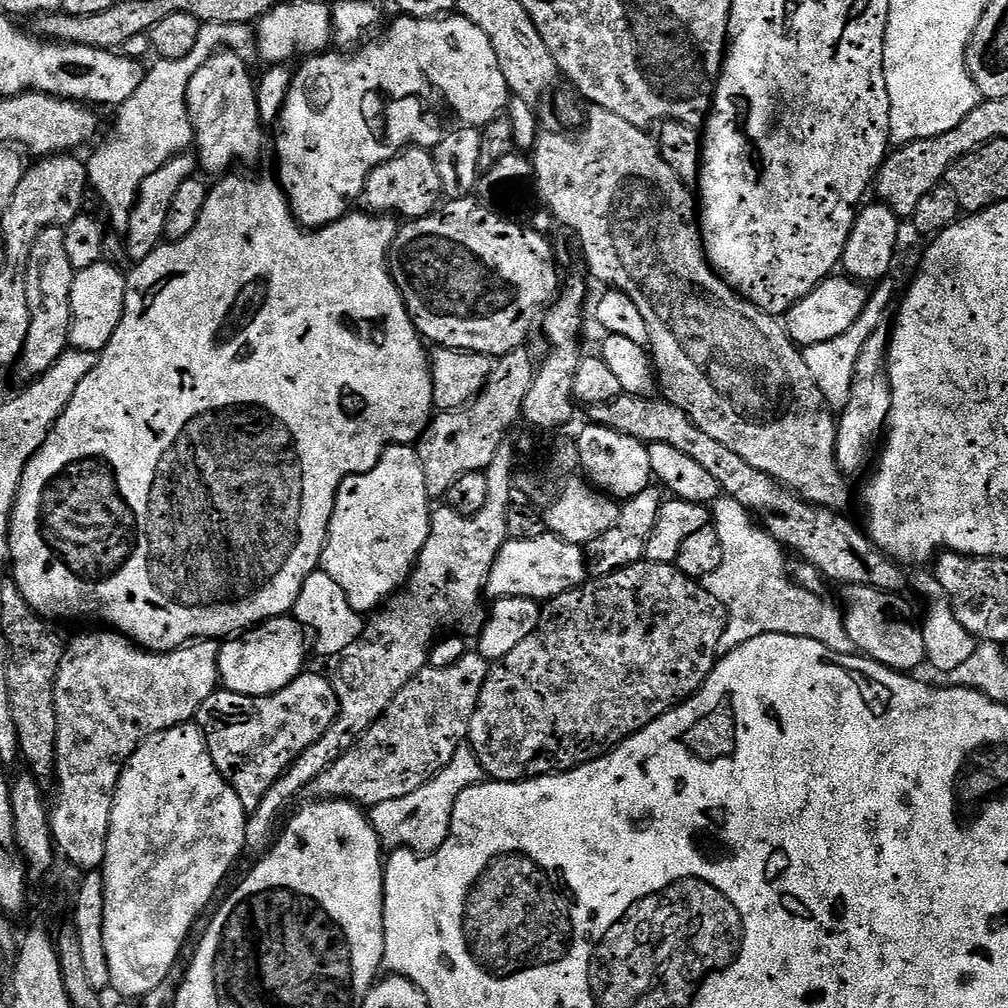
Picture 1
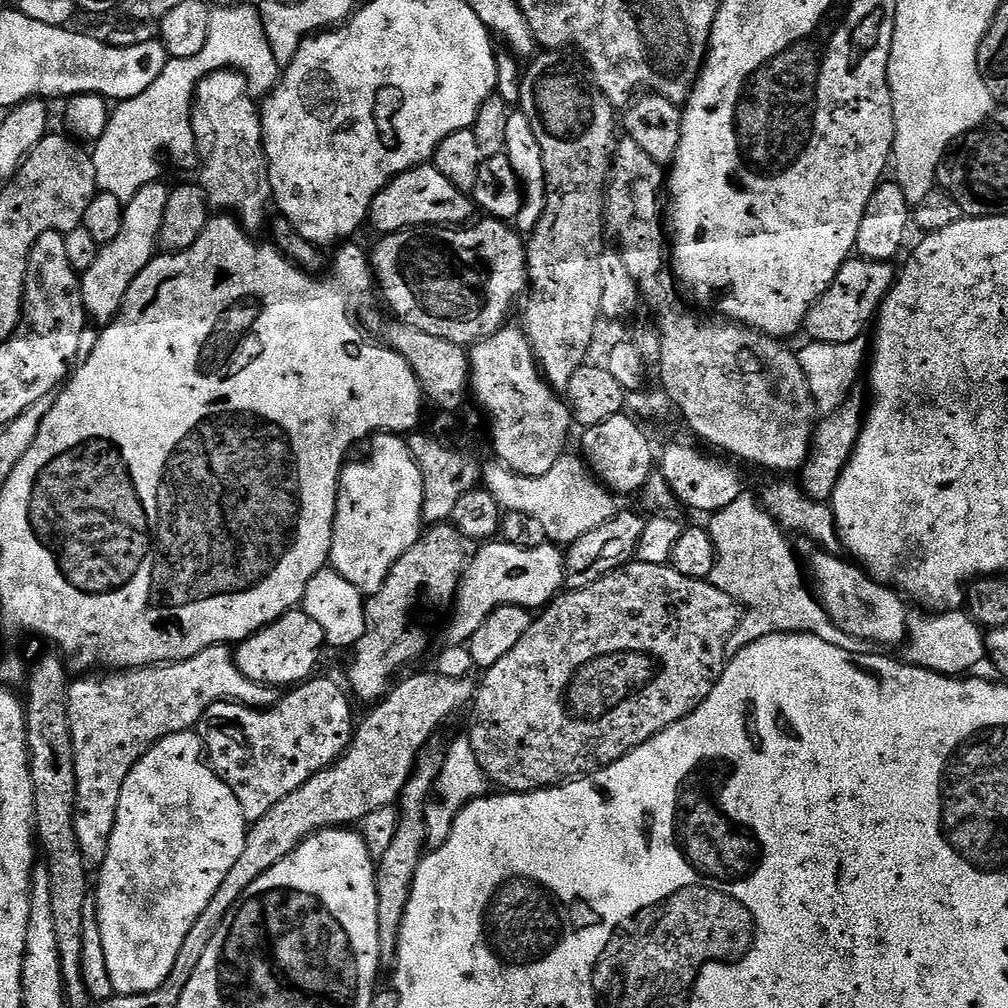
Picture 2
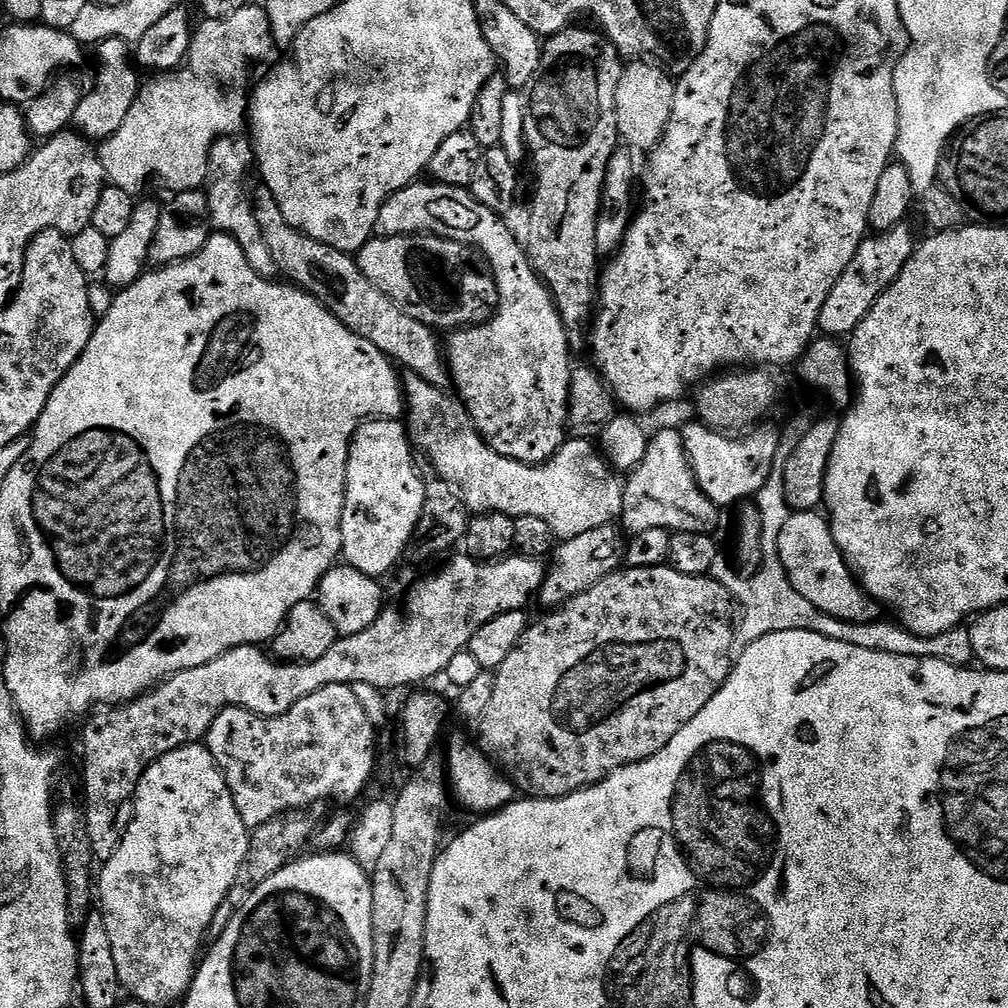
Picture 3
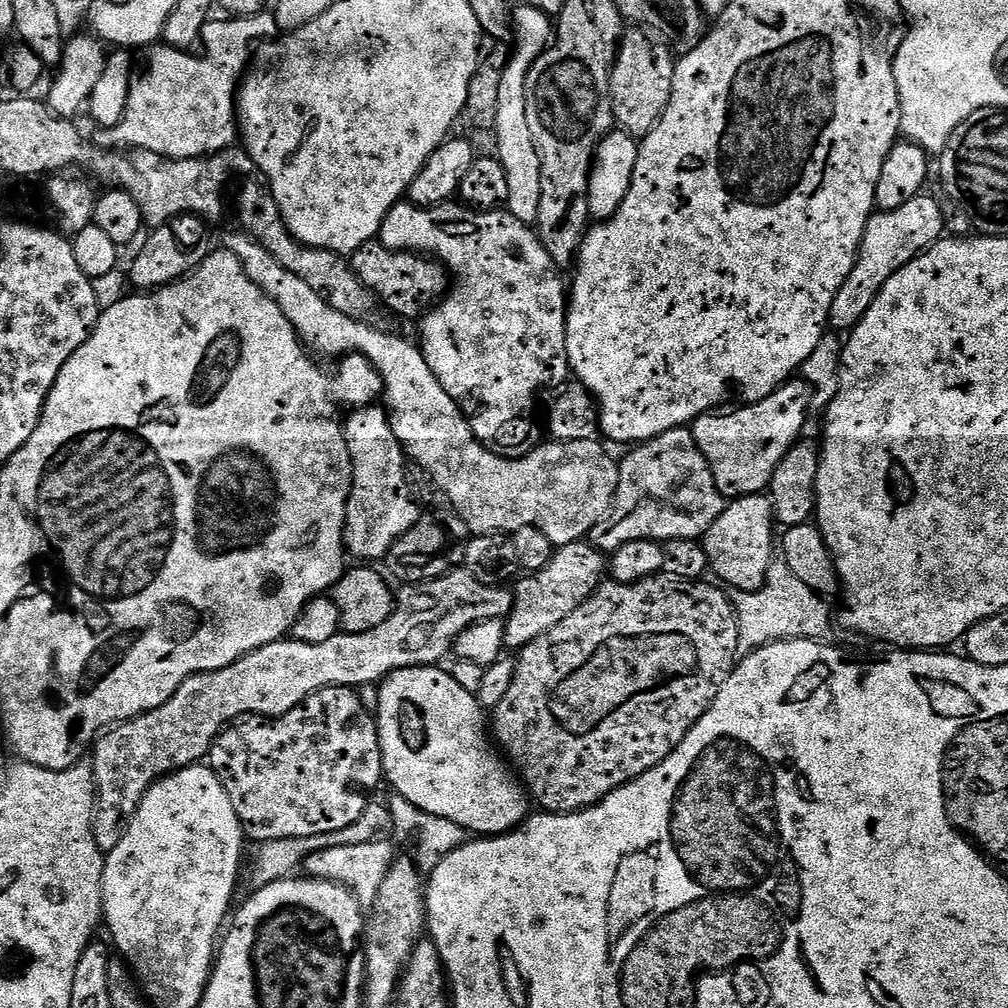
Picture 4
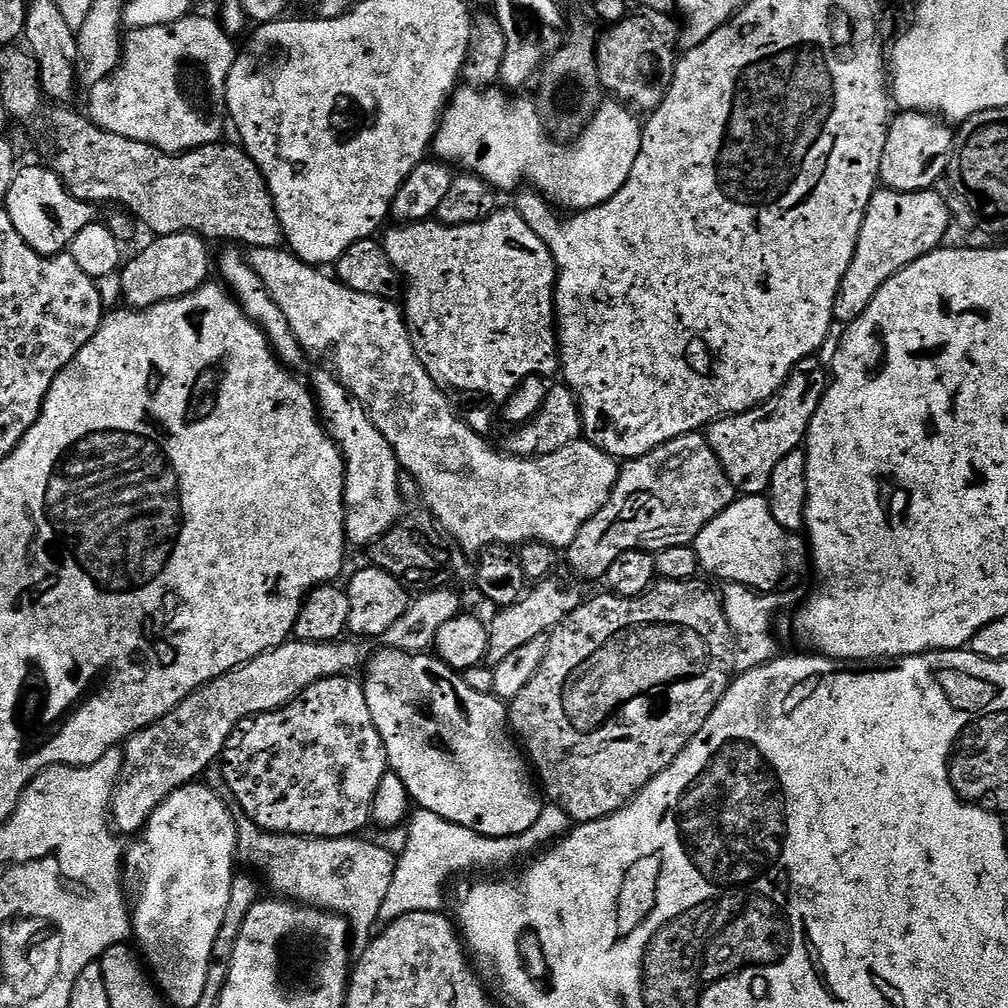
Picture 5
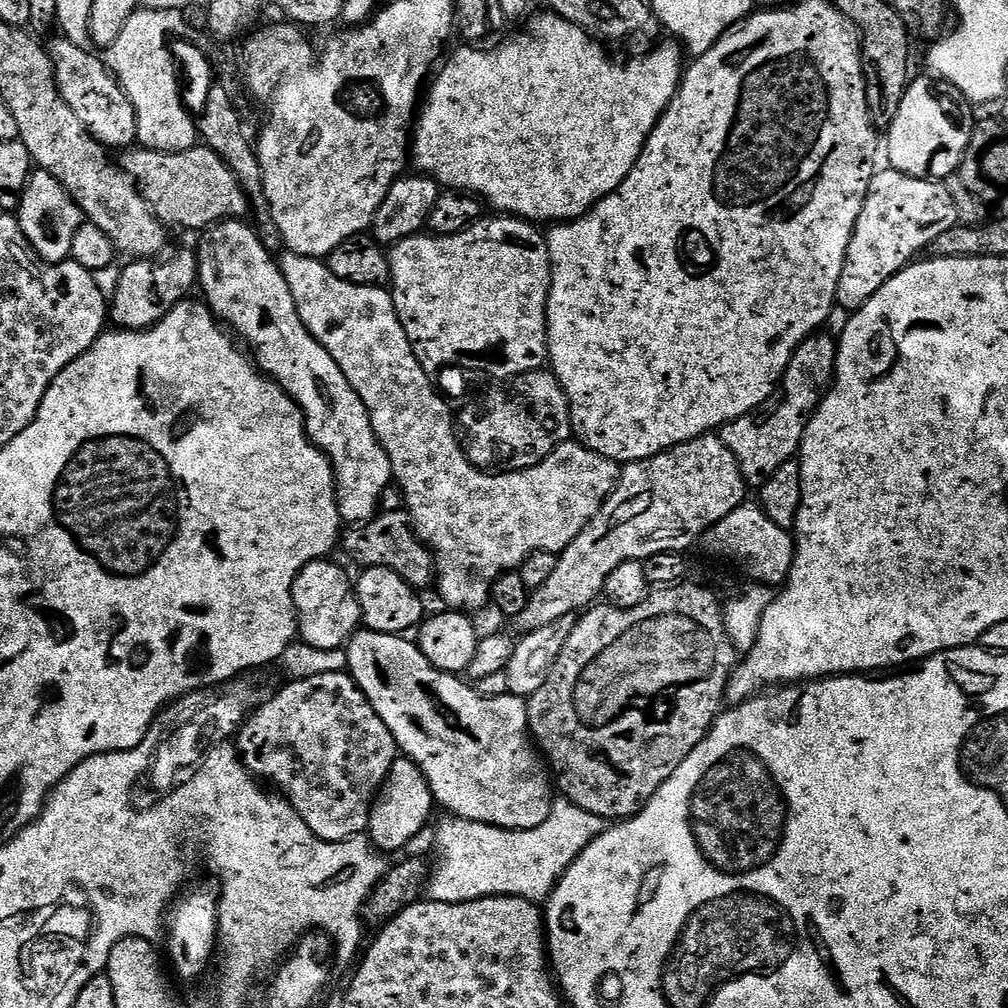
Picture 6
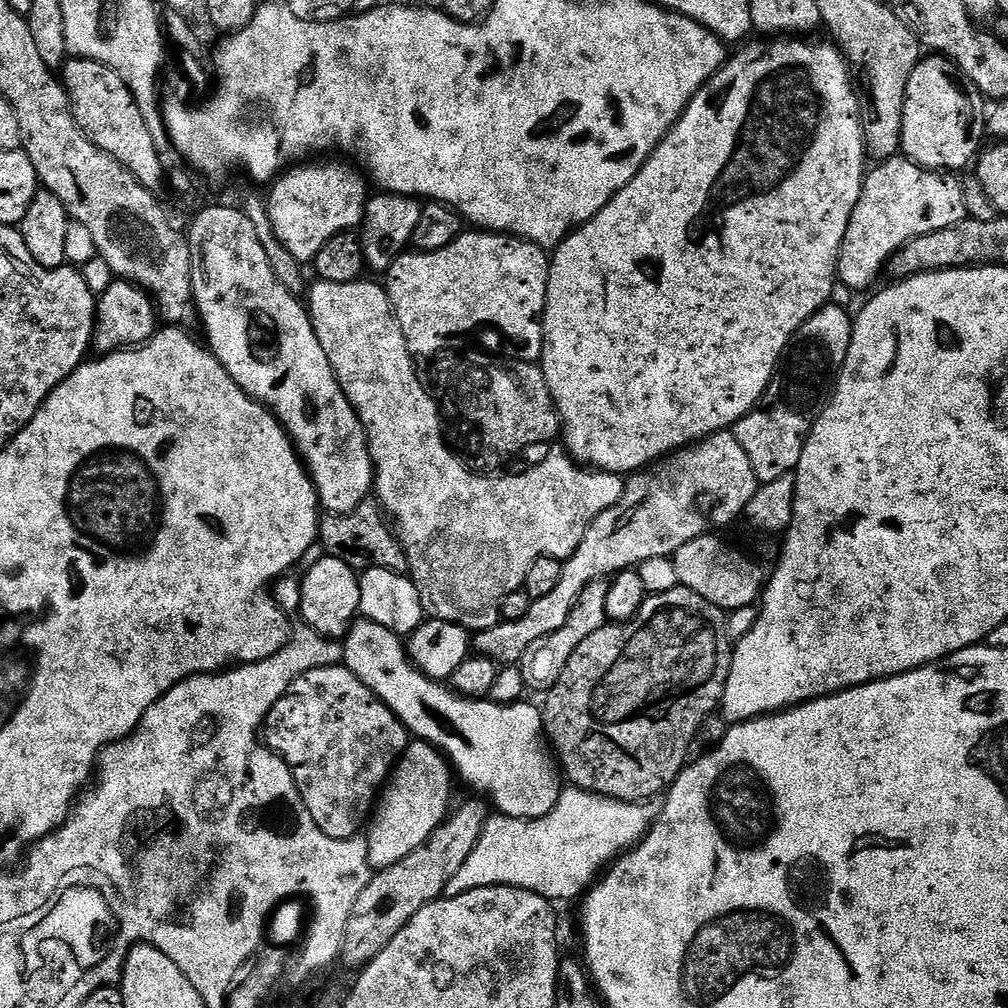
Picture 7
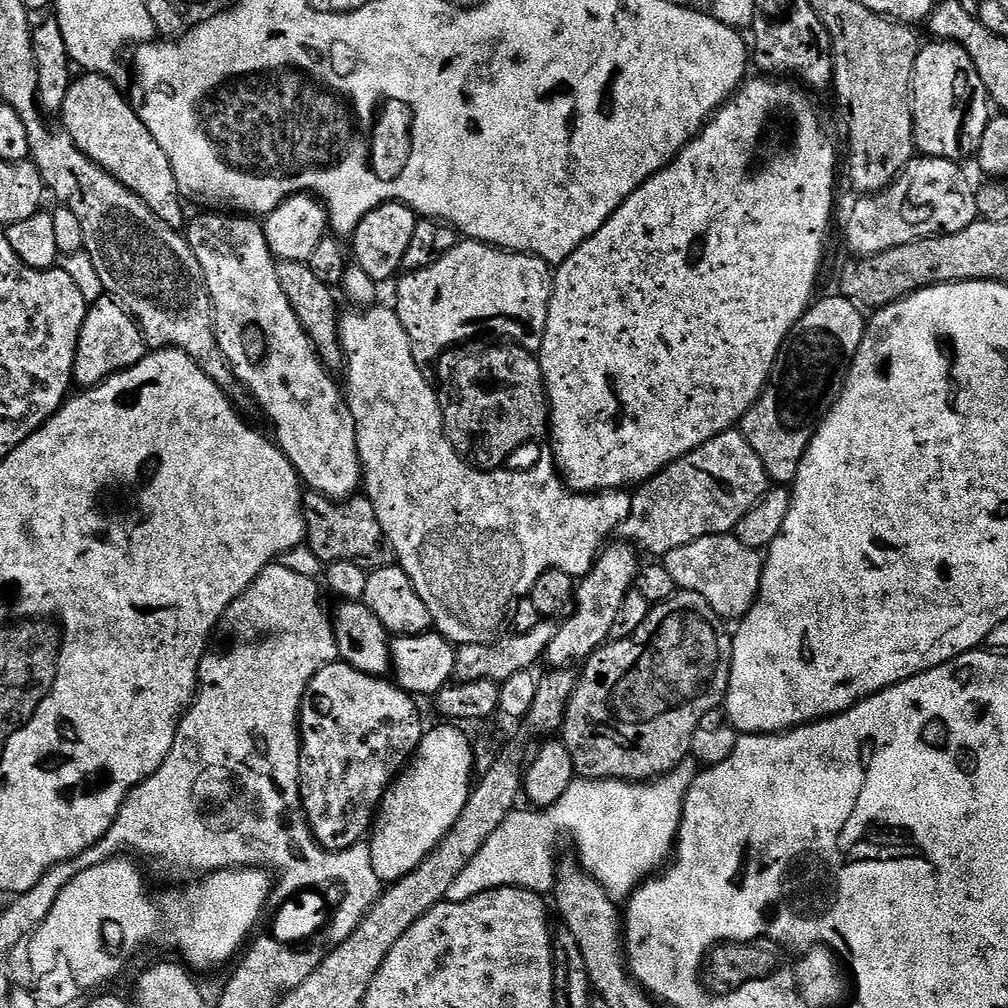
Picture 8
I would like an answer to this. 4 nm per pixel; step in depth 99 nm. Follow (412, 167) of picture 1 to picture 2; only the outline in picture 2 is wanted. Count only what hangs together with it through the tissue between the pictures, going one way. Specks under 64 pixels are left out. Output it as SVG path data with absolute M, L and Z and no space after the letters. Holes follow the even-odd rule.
M429 162L398 174L377 194L372 203L370 224L380 234L425 226L464 226L473 219L472 212L473 201L453 184L446 182L435 163Z

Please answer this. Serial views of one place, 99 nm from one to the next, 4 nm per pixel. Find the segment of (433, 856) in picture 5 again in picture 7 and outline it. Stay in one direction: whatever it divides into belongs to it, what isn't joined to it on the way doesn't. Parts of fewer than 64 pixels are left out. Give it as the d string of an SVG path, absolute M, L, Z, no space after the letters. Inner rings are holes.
M568 786L561 791L554 810L537 820L489 815L473 853L462 870L450 878L444 896L497 884L530 890L553 902L579 897L592 887L605 866L648 835L654 819L652 806L648 802L628 804Z

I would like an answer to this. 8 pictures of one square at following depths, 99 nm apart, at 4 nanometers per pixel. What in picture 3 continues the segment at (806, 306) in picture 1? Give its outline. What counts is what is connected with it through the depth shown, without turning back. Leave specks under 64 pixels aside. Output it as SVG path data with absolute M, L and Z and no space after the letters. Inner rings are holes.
M903 223L897 228L891 228L889 232L877 232L869 235L860 244L856 251L856 257L846 266L842 278L834 282L834 290L822 302L822 314L820 315L819 331L828 338L848 338L852 331L874 310L874 302L889 288L902 274L904 264L911 258L918 247L918 240L912 237L909 225Z

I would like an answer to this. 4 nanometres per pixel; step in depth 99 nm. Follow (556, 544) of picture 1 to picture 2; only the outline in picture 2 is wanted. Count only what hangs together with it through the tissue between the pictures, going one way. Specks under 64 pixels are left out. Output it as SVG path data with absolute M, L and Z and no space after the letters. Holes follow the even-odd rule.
M484 542L464 566L464 573L456 587L454 607L450 612L448 624L448 641L452 646L464 646L472 639L474 630L494 614L502 606L518 606L529 610L540 610L552 603L565 587L564 583L564 552L557 545L549 542L537 548L510 546L503 542Z

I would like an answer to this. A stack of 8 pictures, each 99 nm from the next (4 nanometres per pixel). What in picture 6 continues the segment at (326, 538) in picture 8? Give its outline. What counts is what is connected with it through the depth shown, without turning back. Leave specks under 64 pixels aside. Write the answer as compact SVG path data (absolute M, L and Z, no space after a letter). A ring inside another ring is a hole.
M381 510L372 519L359 526L348 526L342 532L342 548L361 569L389 568L417 590L431 589L436 575L436 565L432 563L432 552L416 536L416 529L408 518L407 511L387 512Z

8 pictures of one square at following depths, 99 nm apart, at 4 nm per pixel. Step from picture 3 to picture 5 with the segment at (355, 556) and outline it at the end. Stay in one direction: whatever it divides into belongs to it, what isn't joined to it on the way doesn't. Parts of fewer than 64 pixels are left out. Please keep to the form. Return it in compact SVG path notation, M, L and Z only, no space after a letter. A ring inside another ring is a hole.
M331 371L314 373L310 384L332 441L344 455L344 534L347 543L371 546L401 519L400 463L382 430L374 426L364 404L358 402L358 398L354 398L350 389Z

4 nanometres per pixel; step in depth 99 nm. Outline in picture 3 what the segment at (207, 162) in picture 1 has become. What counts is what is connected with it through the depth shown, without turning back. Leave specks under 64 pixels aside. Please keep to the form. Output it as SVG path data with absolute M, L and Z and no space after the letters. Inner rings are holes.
M221 138L214 142L208 159L208 221L216 232L225 232L232 236L238 246L246 254L246 262L254 266L259 276L269 278L277 275L274 254L270 254L270 246L266 246L266 238L262 238L262 226L258 226L256 202L252 176L254 180L254 153L251 143L244 138Z

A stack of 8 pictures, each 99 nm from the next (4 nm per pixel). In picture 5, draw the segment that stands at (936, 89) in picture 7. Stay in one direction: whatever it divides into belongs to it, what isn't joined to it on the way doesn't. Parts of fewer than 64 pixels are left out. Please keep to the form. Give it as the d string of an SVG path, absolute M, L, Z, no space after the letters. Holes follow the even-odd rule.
M901 111L900 117L893 119L888 126L888 137L880 163L879 183L885 188L893 188L899 192L926 192L937 187L940 179L945 179L948 162L954 147L954 132L947 123L935 124L933 117L927 112Z

